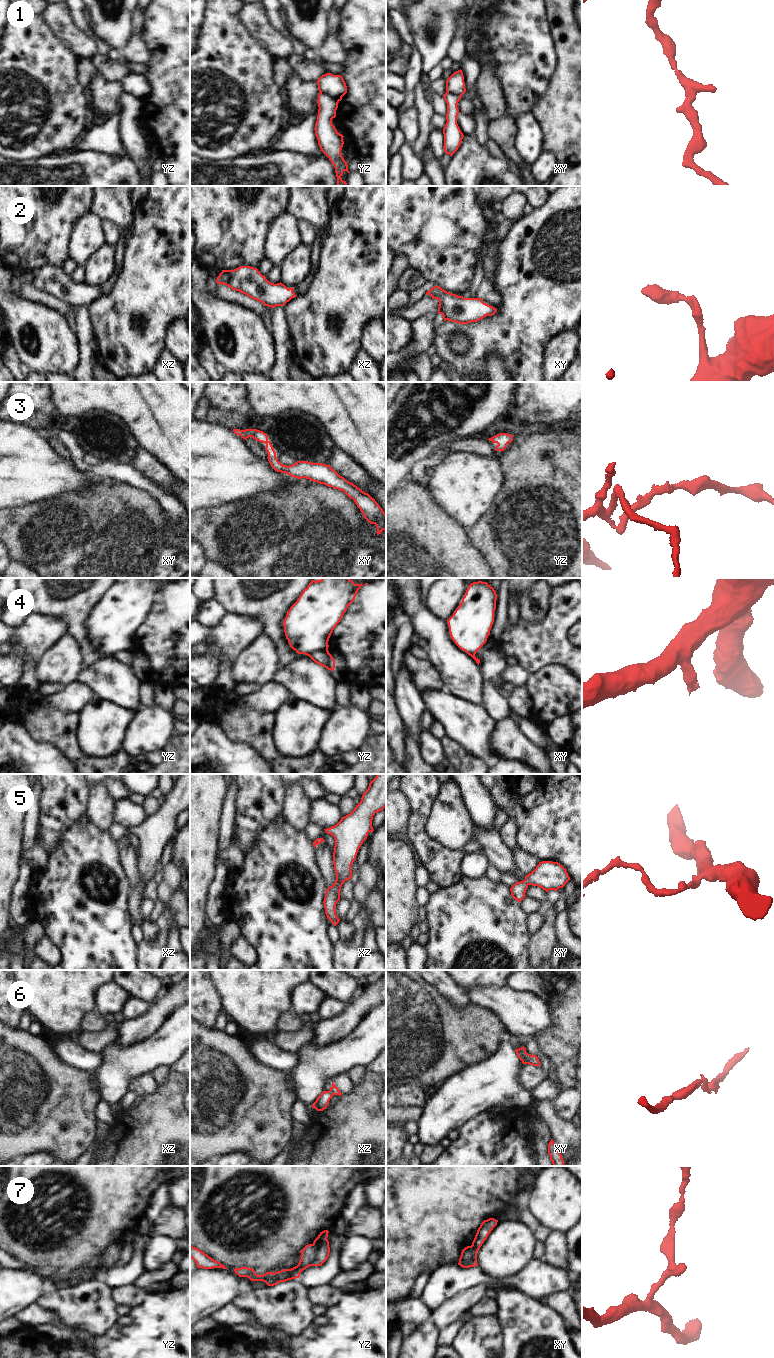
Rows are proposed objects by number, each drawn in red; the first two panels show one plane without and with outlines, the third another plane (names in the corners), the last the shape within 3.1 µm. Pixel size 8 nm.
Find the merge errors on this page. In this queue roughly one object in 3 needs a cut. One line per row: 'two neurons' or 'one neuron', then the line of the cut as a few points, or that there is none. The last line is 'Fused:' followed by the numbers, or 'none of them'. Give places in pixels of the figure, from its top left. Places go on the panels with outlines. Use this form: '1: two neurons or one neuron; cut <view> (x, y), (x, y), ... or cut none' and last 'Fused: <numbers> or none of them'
1: two neurons; cut yz (320, 91), (338, 101)
2: one neuron; cut none
3: one neuron; cut none
4: two neurons; cut yz (327, 648), (316, 649), (309, 656)
5: one neuron; cut none
6: one neuron; cut none
7: two neurons; cut xy (472, 1245), (474, 1257), (468, 1263), (460, 1263)
Fused: 1, 4, 7

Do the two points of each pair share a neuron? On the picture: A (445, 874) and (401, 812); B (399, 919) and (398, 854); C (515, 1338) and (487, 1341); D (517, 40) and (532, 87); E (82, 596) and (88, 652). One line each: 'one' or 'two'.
A: two
B: one
C: two
D: one
E: one

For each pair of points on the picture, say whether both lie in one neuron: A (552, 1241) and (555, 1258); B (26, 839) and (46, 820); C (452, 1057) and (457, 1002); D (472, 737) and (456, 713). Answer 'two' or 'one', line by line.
A: one
B: two
C: two
D: one

